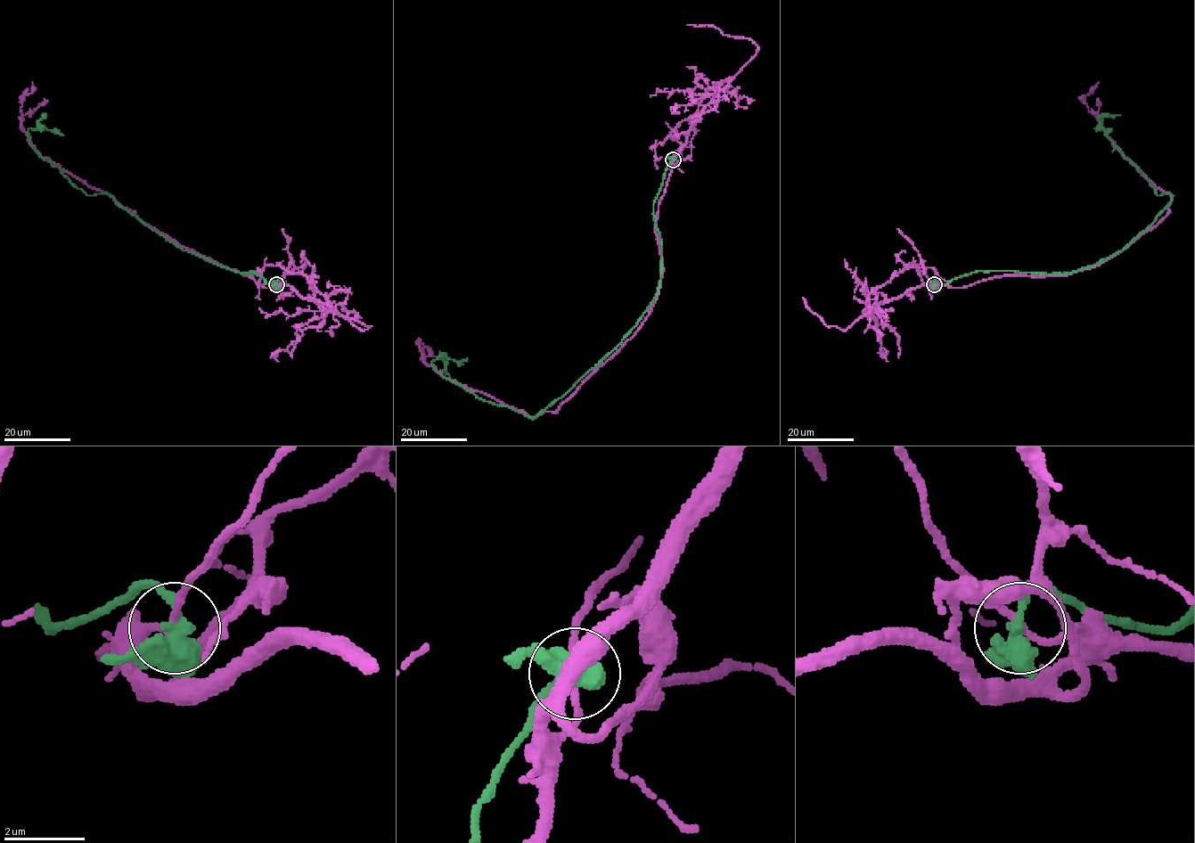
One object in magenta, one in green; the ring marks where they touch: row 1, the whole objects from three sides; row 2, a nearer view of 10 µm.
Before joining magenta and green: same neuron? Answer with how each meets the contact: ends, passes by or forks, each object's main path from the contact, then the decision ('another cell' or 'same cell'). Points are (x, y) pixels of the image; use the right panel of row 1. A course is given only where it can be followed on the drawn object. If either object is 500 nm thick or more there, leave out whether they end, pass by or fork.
magenta via (934, 284), (1081, 271), (1167, 213), (1172, 197), (1124, 157), (1088, 110), (1084, 95), (1098, 82) | green via (934, 284), (978, 271), (1067, 274), (1146, 230), (1171, 195), (1157, 195), (1100, 129), (1101, 118), (1121, 115) | another cell

